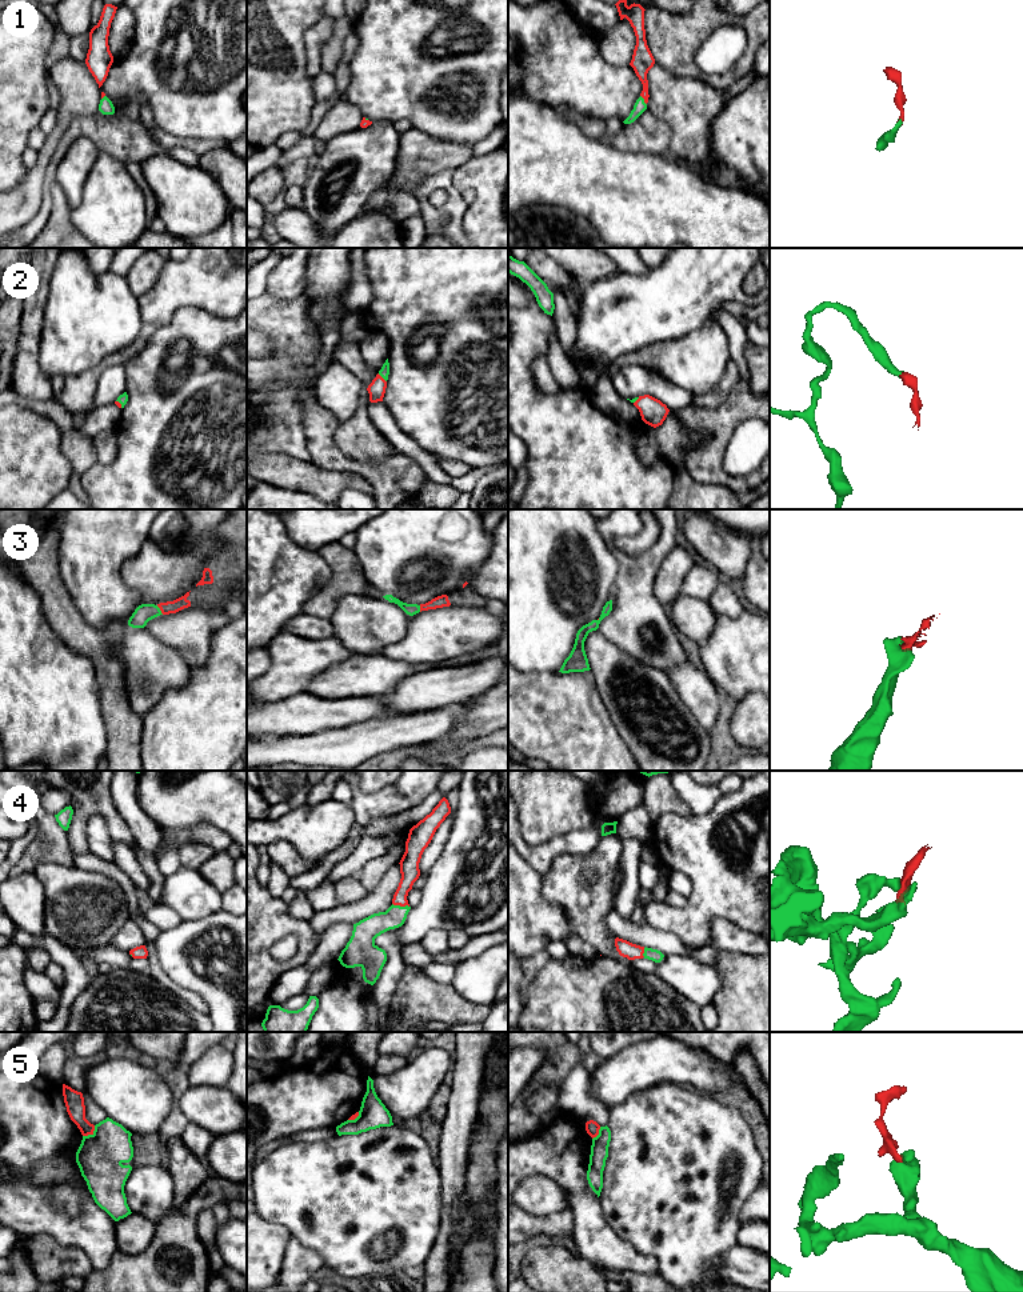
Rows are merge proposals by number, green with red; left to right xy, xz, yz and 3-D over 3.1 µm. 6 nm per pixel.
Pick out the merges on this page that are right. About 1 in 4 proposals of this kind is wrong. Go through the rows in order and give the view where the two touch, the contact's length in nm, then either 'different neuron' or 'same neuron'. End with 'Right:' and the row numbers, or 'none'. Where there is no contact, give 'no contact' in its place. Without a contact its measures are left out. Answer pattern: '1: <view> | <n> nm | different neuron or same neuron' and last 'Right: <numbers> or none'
1: yz | 70 nm | same neuron
2: xz | 80 nm | same neuron
3: xy | 70 nm | same neuron
4: xz | 110 nm | same neuron
5: xy | 100 nm | different neuron
Right: 1, 2, 3, 4

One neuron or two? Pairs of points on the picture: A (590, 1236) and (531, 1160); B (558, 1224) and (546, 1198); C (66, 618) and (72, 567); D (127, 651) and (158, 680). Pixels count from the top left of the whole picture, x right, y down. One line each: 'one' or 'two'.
A: one
B: two
C: two
D: one

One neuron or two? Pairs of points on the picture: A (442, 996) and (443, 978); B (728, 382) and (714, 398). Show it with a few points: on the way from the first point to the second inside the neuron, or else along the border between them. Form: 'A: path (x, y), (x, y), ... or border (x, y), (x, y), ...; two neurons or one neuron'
A: border (419, 968), (428, 978), (450, 984); two neurons
B: path (724, 386), (718, 394); one neuron

